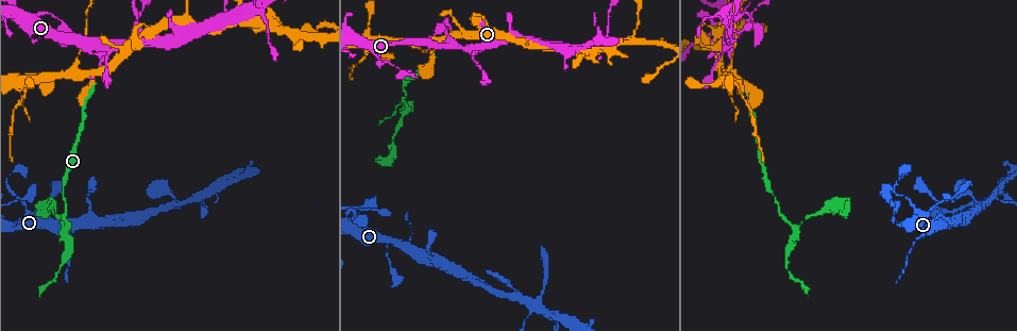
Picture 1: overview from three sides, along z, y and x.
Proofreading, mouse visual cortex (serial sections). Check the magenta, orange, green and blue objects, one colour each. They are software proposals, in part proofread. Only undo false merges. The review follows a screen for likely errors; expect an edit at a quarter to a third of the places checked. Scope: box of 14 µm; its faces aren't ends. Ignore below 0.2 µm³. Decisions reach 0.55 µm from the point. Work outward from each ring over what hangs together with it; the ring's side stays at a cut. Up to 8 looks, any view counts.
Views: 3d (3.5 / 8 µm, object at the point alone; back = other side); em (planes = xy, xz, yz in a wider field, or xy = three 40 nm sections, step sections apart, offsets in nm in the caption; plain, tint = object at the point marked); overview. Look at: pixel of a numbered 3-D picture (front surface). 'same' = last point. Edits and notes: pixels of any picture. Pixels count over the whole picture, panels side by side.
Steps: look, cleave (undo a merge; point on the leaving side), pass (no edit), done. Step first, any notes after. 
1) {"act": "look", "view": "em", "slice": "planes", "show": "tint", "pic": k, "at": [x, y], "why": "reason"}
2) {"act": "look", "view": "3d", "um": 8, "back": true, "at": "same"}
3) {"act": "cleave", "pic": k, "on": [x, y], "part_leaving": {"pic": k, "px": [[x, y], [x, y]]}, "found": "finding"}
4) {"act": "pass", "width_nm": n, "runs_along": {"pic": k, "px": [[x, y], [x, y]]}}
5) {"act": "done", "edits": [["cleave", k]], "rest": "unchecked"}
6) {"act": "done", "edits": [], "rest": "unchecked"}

{"act": "look", "view": "3d", "um": 3.5, "back": true, "pic": 1, "at": [472, 49], "why": "arms run side by side"}

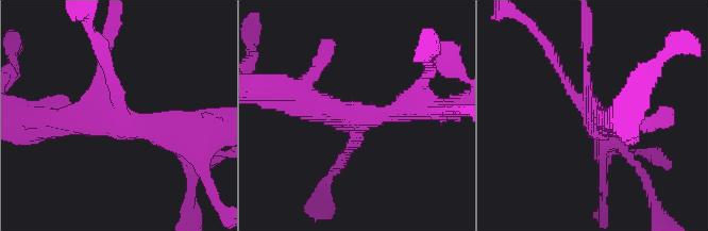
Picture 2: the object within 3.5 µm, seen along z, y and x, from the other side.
{"act": "look", "view": "em", "slice": "xy", "step": 2, "show": "plain", "pic": 2, "at": [355, 115], "arms": 4, "arm_widths_nm": [100, 150, 300, 400], "why": "need the tissue"}

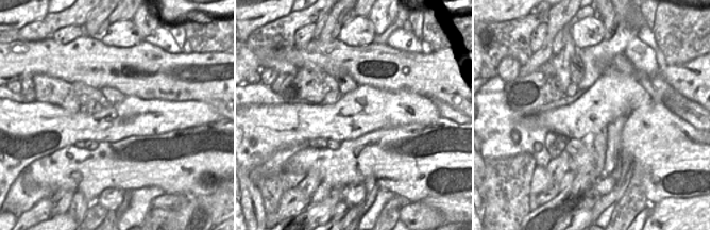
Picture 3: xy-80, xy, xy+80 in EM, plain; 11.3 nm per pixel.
{"act": "look", "view": "em", "slice": "xy", "step": 2, "show": "tint", "at": "same"}

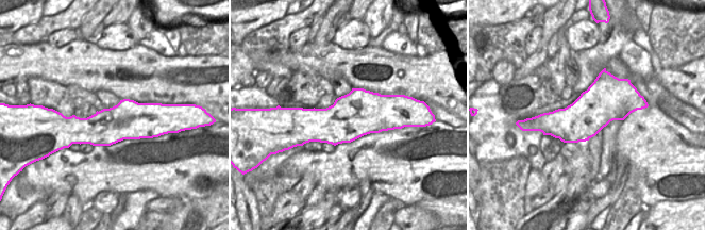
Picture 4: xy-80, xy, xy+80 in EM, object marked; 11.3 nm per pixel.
{"act": "pass", "runs_along": {"pic": 2, "px": [[428, 110], [350, 116], [288, 94]]}, "found": "one cell here"}

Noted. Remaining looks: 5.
{"act": "look", "view": "3d", "um": 3.5, "pic": 1, "at": [224, 19], "why": "three-way junction"}

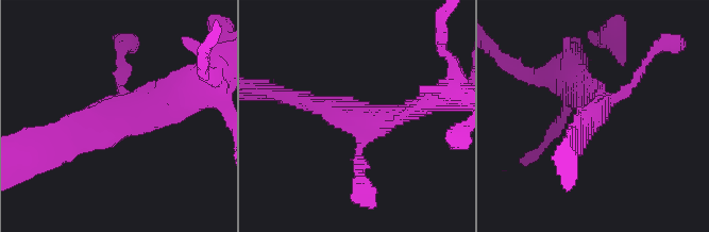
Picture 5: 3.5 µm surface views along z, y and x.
{"act": "look", "view": "em", "slice": "planes", "show": "tint", "pic": 5, "at": [125, 110], "arms": 3, "arm_widths_nm": [150, 250, 300]}

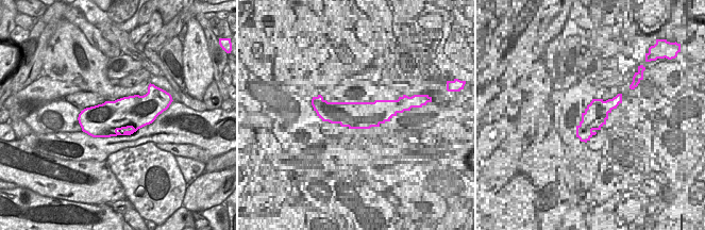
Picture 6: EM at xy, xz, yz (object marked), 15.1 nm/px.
{"act": "pass", "runs_along": {"pic": 5, "px": [[62, 134], [189, 92]]}, "found": "all the same cell"}

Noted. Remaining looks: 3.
{"act": "look", "view": "3d", "um": 3.5, "pic": 1, "at": [732, 55], "why": "thin neck"}

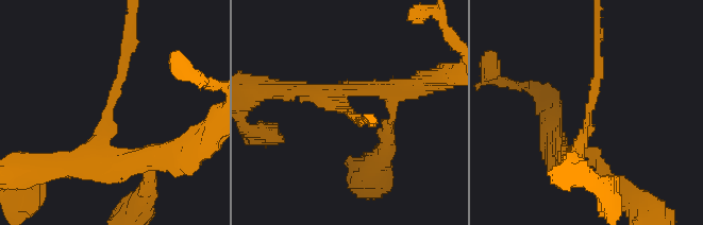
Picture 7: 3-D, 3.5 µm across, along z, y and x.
{"act": "look", "view": "em", "slice": "xy", "step": 5, "show": "plain", "pic": 7, "at": [343, 111], "arm_widths_nm": [150, 200], "why": "now the EM"}

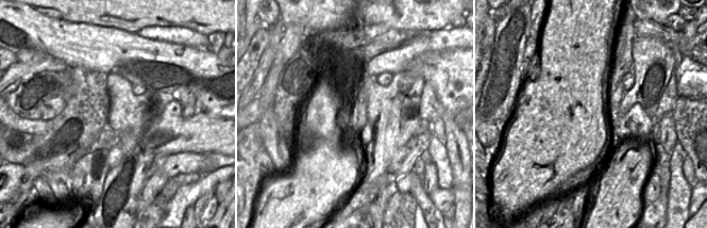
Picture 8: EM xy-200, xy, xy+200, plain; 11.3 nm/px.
{"act": "look", "view": "em", "slice": "xy", "step": 5, "show": "tint", "at": "same", "why": "where the object lies"}

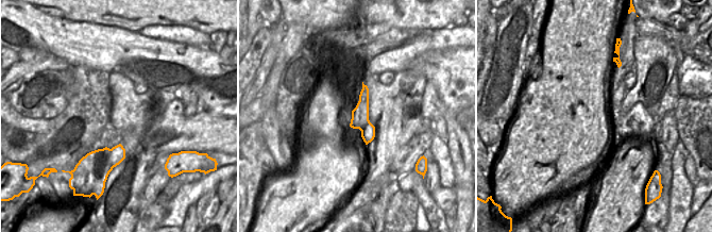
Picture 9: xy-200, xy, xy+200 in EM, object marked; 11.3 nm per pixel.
{"act": "pass", "runs_along": {"pic": 9, "px": [[365, 88], [362, 123], [368, 139]]}, "found": "all the same cell"}

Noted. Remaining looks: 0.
{"act": "done", "edits": [], "rest": "unchecked"}

